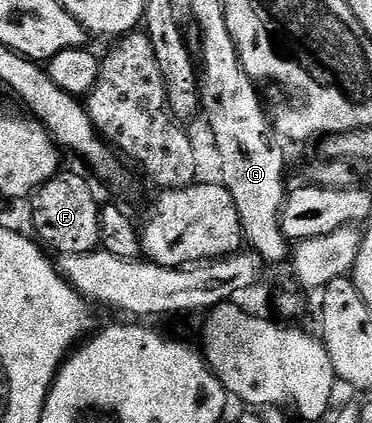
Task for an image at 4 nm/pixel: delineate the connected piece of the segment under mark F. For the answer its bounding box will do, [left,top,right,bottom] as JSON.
[29,172,102,255]

